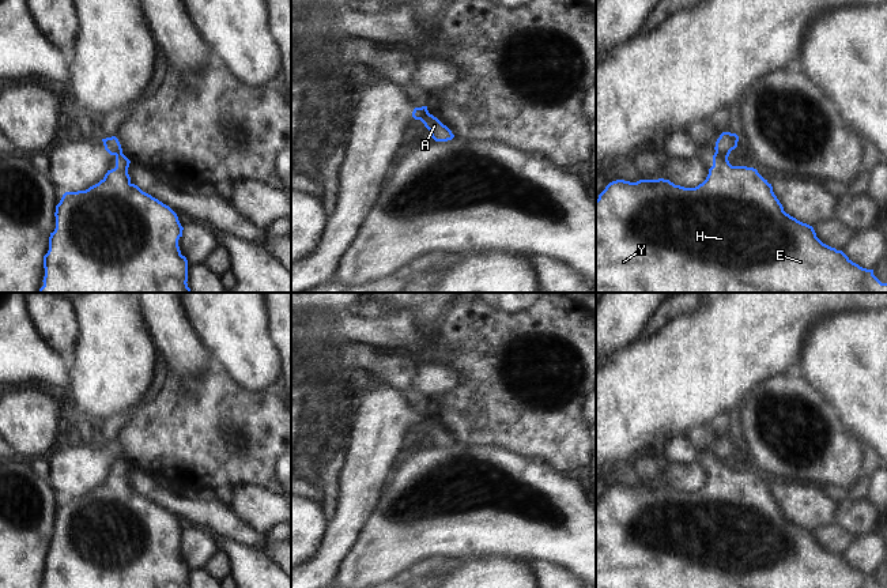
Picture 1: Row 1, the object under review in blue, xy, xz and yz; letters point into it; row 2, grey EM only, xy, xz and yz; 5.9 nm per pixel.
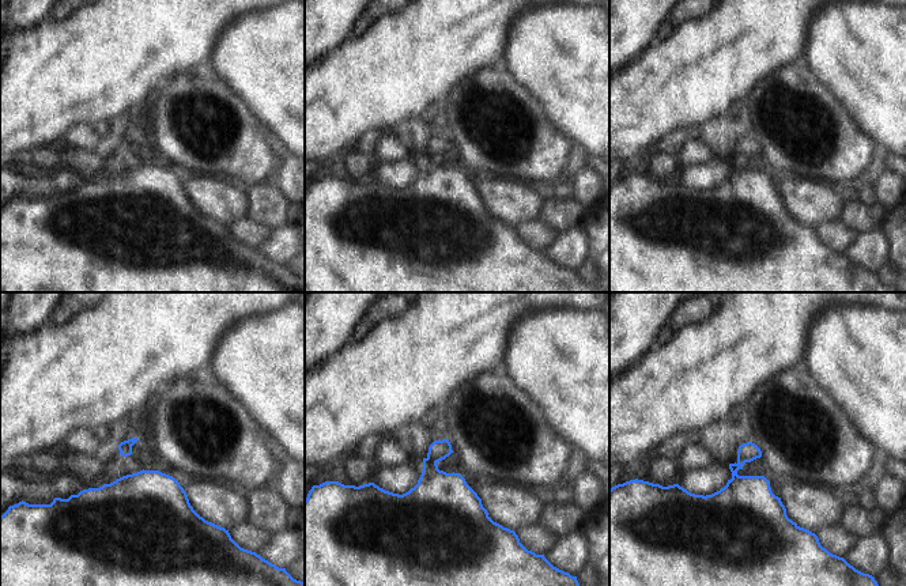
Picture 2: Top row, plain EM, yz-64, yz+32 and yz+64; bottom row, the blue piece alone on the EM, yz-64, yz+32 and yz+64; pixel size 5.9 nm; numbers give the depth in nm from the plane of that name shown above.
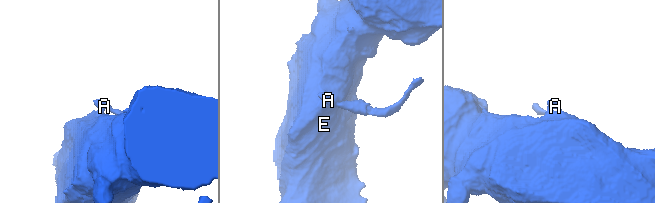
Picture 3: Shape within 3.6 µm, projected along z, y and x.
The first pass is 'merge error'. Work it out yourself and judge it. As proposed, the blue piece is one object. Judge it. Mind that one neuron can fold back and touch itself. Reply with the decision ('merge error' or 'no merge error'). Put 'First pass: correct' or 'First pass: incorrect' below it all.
merge error
First pass: correct

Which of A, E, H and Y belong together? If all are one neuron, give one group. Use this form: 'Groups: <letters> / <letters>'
Groups: A / E H Y.

